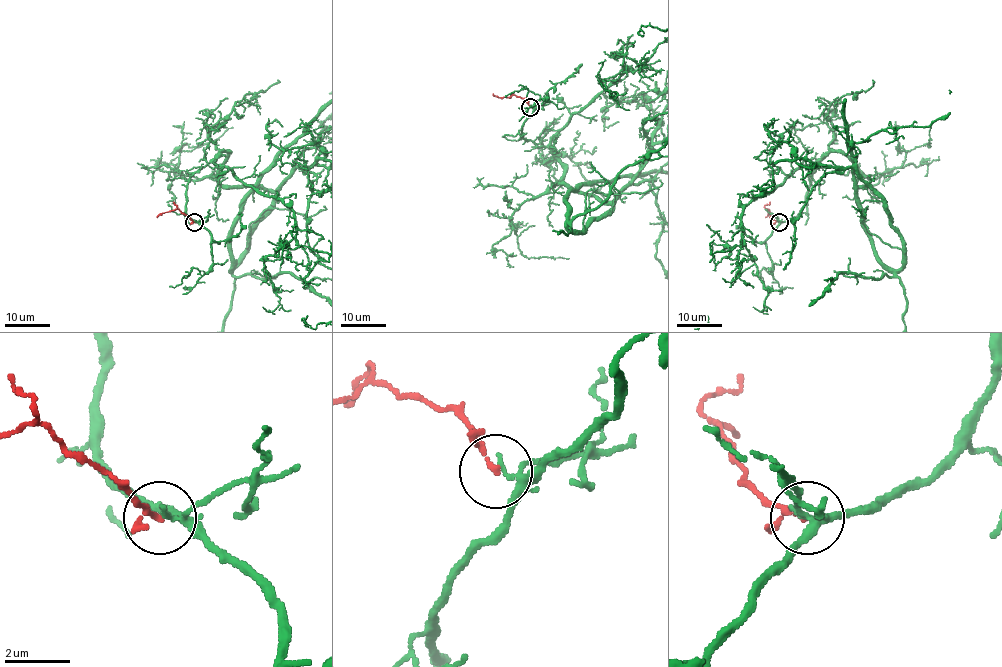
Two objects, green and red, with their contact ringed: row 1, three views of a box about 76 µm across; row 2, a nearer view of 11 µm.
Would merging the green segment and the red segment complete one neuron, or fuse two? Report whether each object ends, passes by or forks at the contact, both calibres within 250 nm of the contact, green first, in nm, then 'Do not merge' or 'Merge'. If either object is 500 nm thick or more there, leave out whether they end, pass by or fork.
At the ring green forks. At the ring red passes by. Thickness 130 nm (green) against 120 nm. Do not merge

